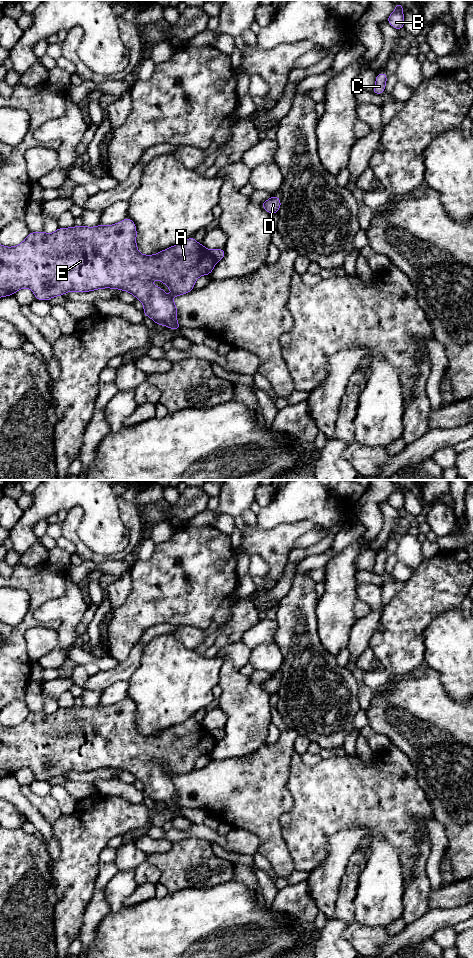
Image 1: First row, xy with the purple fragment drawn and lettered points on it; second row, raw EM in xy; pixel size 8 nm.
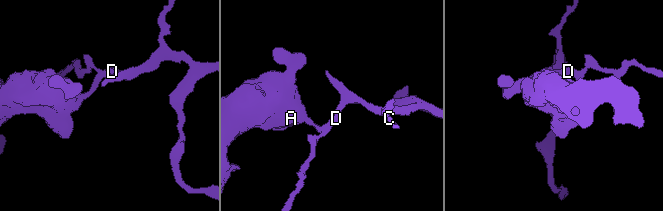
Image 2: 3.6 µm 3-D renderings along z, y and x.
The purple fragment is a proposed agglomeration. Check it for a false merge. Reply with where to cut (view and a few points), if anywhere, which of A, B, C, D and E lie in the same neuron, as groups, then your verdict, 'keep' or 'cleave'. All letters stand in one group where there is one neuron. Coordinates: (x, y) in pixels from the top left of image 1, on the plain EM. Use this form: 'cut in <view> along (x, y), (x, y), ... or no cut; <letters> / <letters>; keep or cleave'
cut in xy along (209, 731), (216, 741); A E / B C D; cleave

